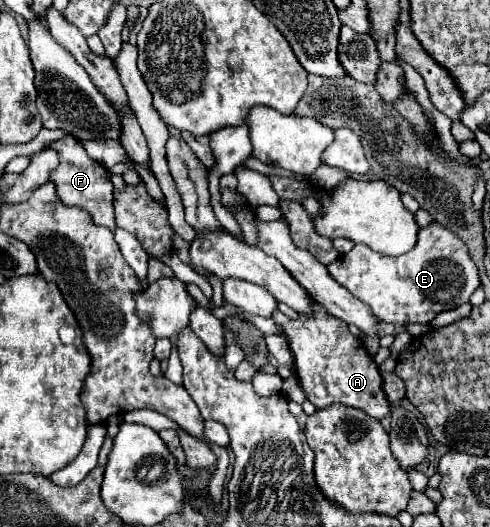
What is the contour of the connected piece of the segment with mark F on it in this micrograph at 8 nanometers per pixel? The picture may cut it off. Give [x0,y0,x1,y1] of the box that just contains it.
[48,137,116,229]

